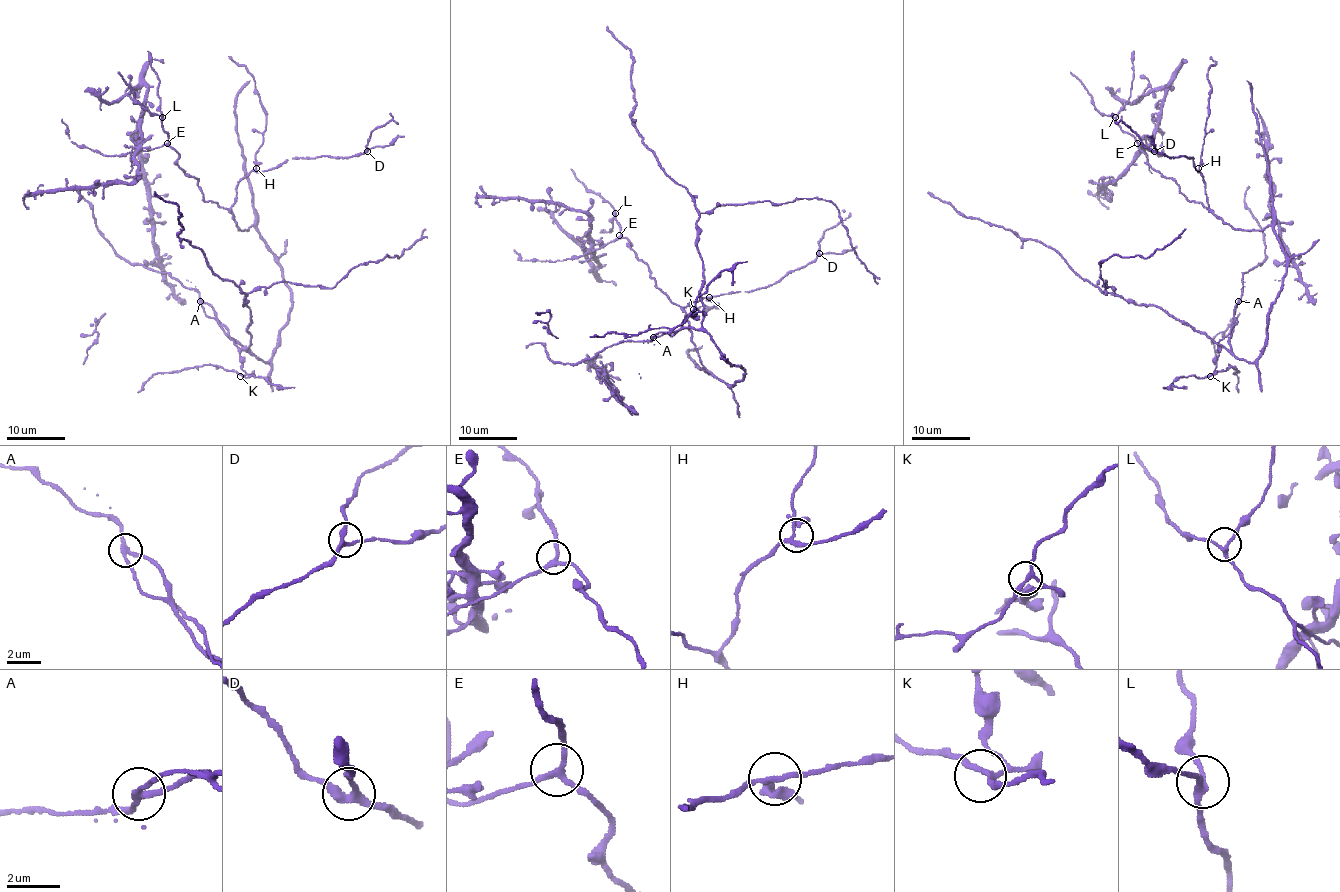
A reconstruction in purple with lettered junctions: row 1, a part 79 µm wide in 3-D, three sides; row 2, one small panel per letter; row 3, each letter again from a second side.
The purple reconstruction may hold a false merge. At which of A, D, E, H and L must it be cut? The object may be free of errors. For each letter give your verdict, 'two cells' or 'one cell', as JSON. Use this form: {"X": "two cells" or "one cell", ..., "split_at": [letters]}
{"A": "two cells", "D": "one cell", "E": "one cell", "H": "one cell", "L": "one cell", "split_at": ["A"]}

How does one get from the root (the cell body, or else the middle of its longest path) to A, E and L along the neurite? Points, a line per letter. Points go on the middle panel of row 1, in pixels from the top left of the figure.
A: (744, 373), (741, 367), (727, 360), (706, 332), (681, 328), (653, 337)
E: (744, 373), (734, 385), (728, 385), (702, 363), (687, 315), (656, 287), (649, 267), (619, 235)
L: (744, 373), (734, 385), (728, 385), (702, 363), (687, 315), (656, 287), (649, 267), (621, 237), (615, 213)

